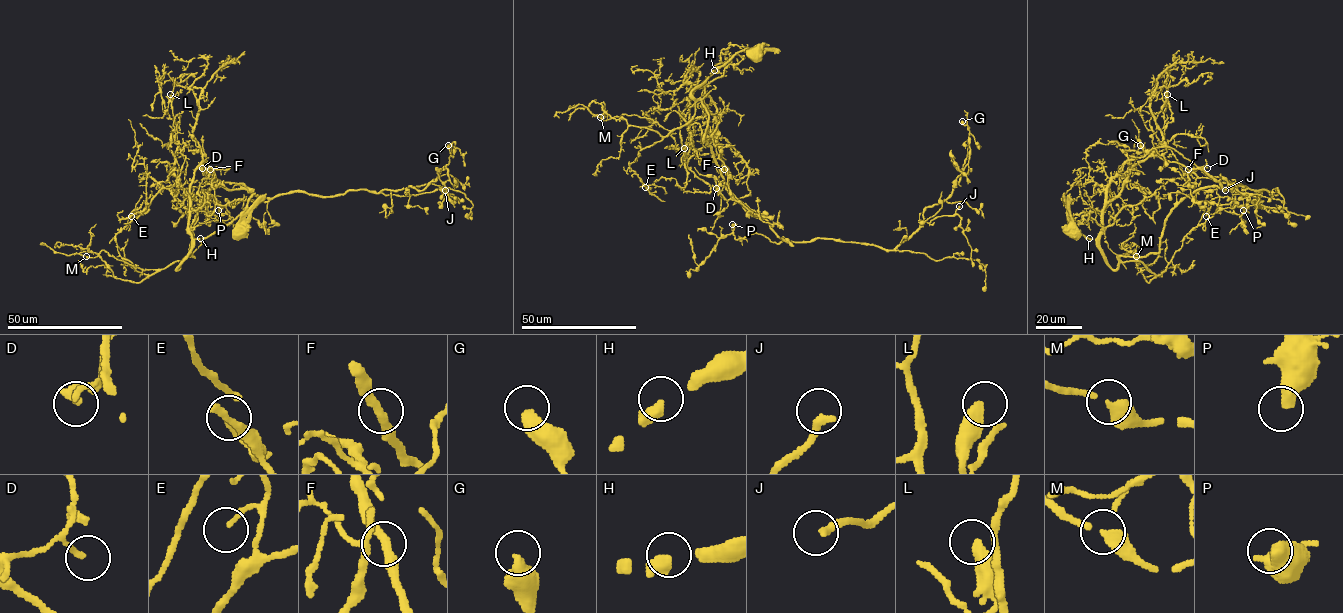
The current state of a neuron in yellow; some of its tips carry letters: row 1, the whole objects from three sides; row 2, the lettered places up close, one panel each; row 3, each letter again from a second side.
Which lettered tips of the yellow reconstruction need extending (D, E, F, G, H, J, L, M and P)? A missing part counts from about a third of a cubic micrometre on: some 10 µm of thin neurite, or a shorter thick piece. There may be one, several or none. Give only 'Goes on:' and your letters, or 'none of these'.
Goes on: G

